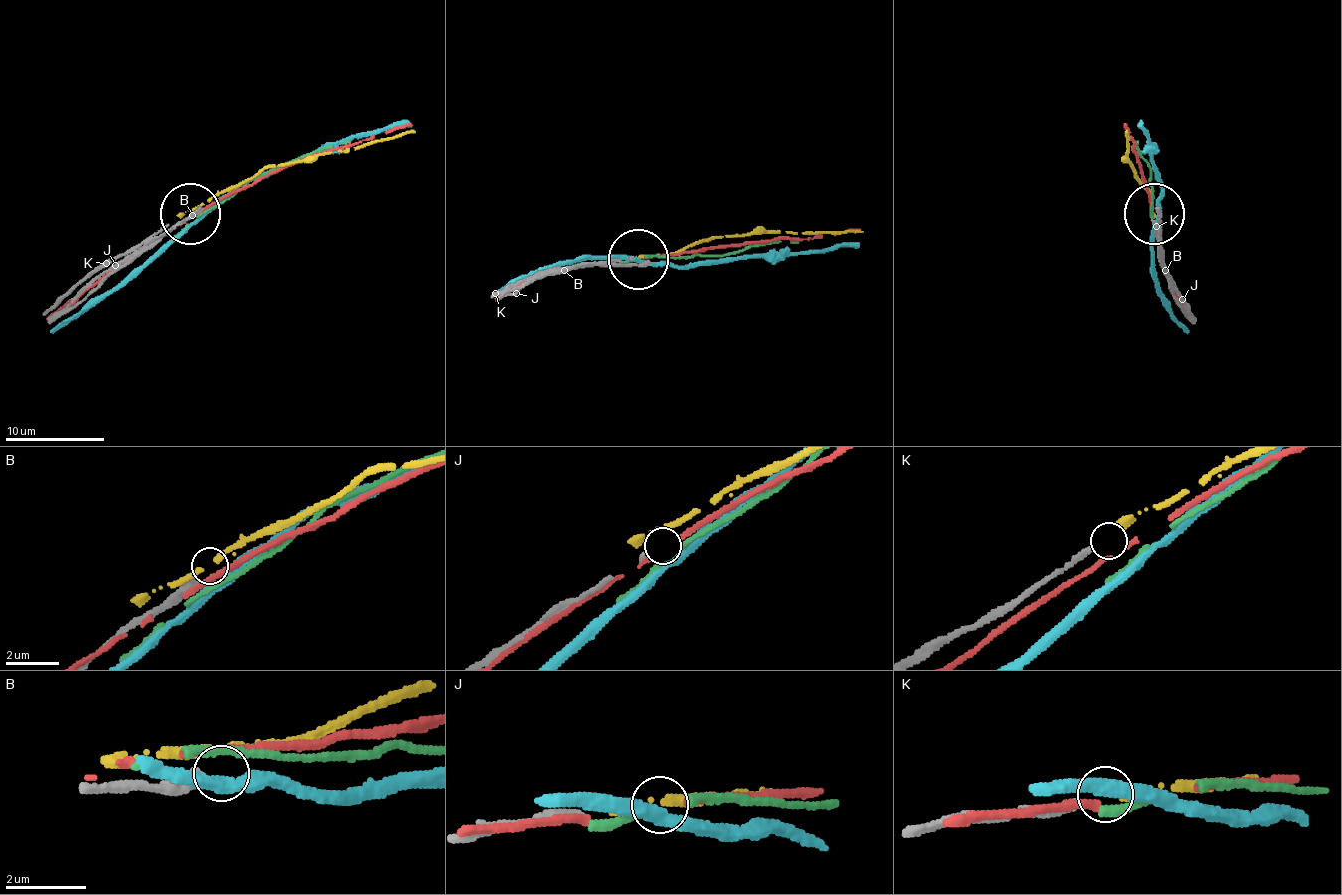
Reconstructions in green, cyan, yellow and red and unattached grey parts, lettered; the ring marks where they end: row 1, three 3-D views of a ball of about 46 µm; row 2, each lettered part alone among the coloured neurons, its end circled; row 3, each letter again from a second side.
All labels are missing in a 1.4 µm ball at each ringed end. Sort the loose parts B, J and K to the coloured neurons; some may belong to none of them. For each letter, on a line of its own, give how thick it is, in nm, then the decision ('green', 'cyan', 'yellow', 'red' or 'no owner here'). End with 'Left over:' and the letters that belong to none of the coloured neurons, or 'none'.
B: calibre 340 nm; no owner here
J: calibre 130 nm; no owner here
K: calibre 200 nm; yellow
Left over: B, J

